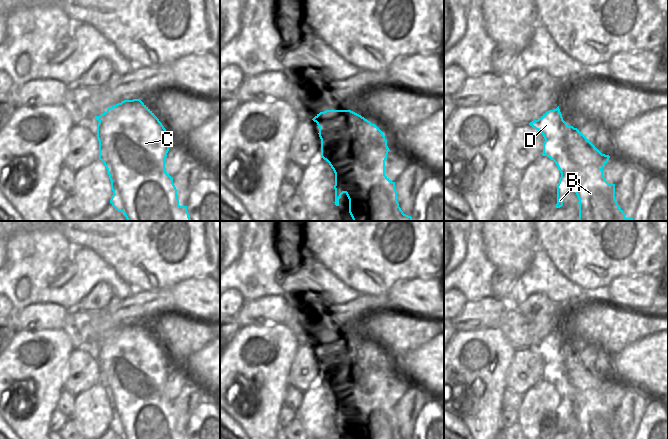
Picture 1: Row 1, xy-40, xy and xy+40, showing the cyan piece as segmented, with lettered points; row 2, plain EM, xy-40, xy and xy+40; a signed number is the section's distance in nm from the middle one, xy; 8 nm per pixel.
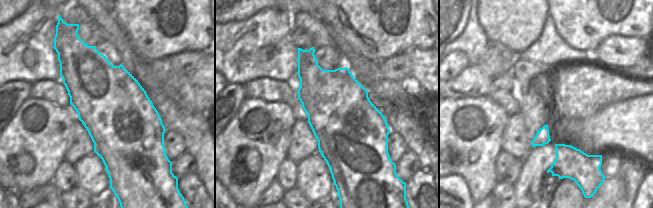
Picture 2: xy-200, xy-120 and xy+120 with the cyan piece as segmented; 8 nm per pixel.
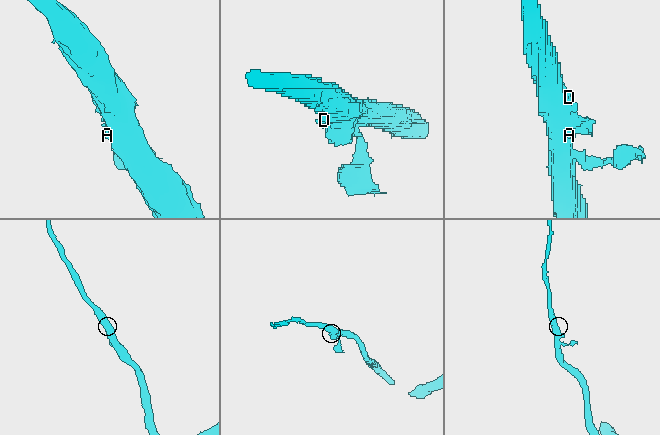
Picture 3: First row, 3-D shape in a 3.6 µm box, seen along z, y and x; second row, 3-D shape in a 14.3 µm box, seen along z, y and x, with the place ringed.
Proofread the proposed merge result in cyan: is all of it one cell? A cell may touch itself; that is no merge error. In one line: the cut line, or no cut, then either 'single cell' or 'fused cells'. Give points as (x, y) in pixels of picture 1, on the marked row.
cut in xy+40 along (565, 143), (570, 158), (578, 167), (581, 187), (575, 192); fused cells

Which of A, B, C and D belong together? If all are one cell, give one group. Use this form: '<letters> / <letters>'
A / B C D

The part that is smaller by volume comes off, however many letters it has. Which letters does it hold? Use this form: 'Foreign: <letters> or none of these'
Foreign: A

